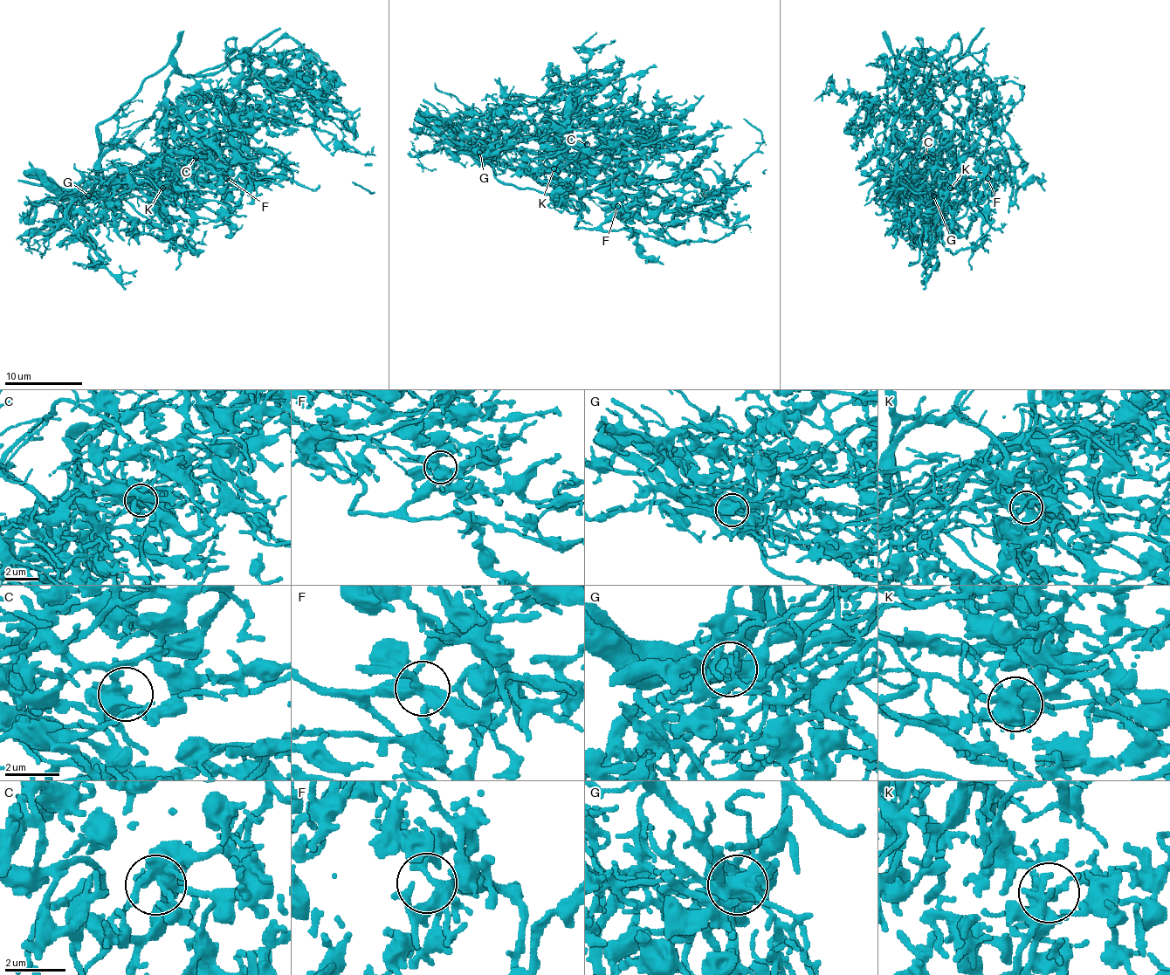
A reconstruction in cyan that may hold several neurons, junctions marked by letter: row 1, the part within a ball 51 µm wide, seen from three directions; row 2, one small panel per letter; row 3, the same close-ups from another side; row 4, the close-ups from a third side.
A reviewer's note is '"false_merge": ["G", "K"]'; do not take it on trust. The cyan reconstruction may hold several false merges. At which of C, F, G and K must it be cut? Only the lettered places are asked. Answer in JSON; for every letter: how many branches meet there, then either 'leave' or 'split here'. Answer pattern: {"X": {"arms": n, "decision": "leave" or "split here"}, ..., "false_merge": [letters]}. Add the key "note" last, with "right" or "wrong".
{"C": {"arms": 7, "decision": "leave"}, "F": {"arms": 5, "decision": "leave"}, "G": {"arms": 3, "decision": "split here"}, "K": {"arms": 6, "decision": "split here"}, "false_merge": ["G", "K"], "note": "right"}

